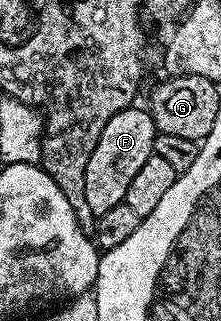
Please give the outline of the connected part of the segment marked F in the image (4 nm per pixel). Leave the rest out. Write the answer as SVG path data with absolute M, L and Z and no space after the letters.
M134 105L127 107L115 117L111 117L103 127L95 151L87 161L85 188L87 189L87 205L91 205L91 213L99 216L107 213L107 209L115 209L115 205L124 203L127 189L131 189L131 181L135 173L143 166L143 161L151 157L153 142L158 134L153 117L144 106Z

